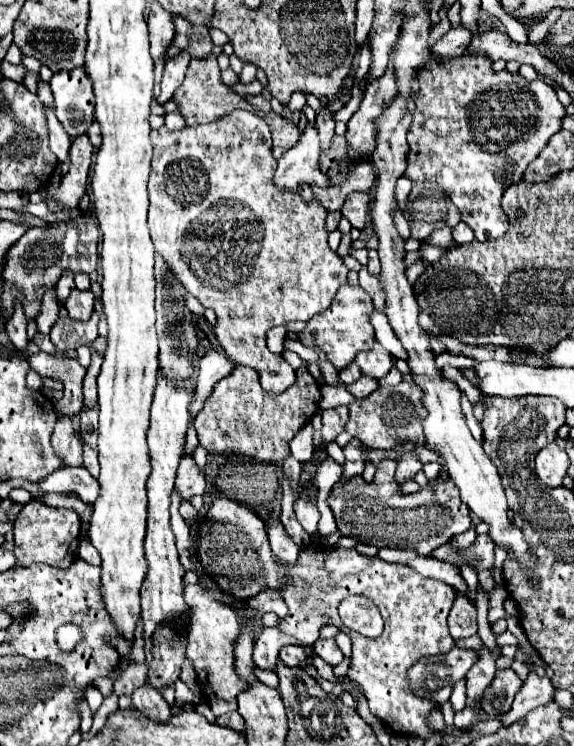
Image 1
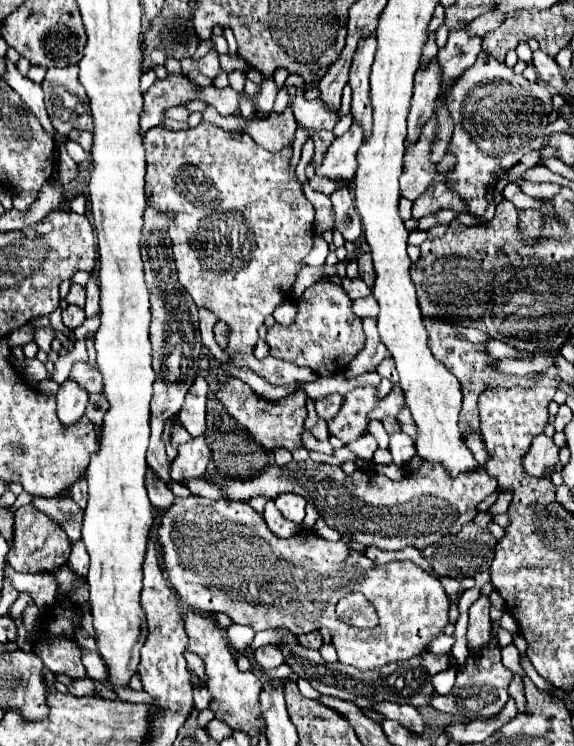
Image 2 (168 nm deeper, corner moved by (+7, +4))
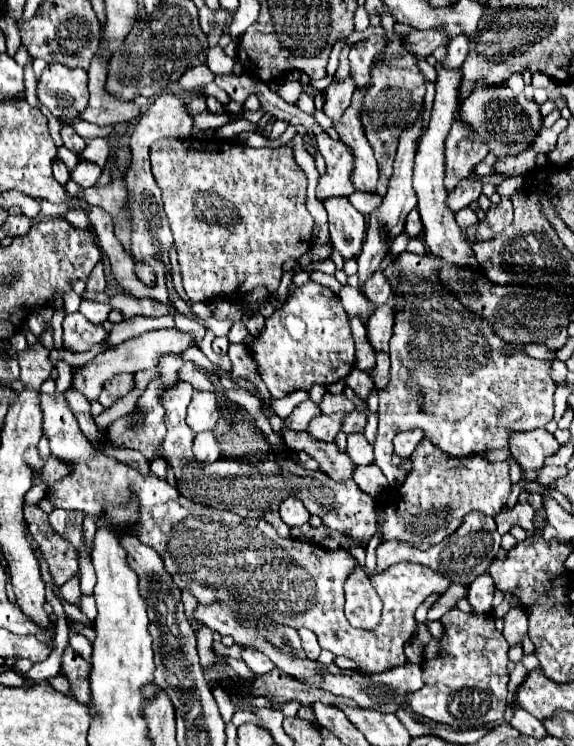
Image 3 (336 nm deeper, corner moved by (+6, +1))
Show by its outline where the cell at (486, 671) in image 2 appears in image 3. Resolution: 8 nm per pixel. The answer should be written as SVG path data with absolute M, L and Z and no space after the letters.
M458 608L448 610L440 618L444 636L440 654L434 660L424 660L424 686L408 694L408 706L414 714L438 724L448 724L454 730L470 730L474 726L502 722L508 696L508 642L496 630L494 618L488 614L466 614Z

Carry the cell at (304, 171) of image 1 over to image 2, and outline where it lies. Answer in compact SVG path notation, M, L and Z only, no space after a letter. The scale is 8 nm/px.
M295 97L293 113L295 113L297 125L305 129L309 139L321 129L333 129L337 123L337 111L327 111L321 99L307 101L303 97Z

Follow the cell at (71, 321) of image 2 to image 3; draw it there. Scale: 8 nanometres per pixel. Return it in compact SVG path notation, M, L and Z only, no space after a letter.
M80 312L68 314L62 326L64 326L64 348L74 354L86 352L108 338L108 332L102 326L88 322Z

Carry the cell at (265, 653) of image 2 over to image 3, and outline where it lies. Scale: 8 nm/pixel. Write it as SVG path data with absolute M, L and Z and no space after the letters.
M242 646L242 660L246 662L246 666L256 672L256 674L264 674L264 672L269 672L273 670L276 666L264 654L260 654L258 650L254 650L252 646Z

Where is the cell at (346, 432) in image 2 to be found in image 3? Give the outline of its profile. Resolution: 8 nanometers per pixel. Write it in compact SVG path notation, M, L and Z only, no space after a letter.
M320 414L314 420L310 420L306 432L322 442L334 442L336 434L340 432L340 420L344 414Z

